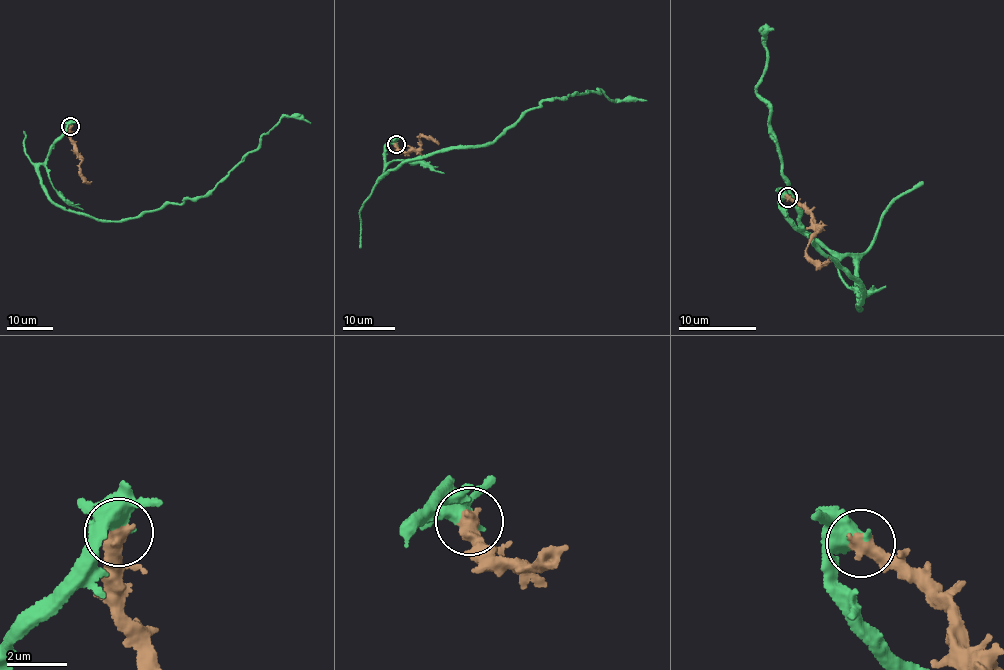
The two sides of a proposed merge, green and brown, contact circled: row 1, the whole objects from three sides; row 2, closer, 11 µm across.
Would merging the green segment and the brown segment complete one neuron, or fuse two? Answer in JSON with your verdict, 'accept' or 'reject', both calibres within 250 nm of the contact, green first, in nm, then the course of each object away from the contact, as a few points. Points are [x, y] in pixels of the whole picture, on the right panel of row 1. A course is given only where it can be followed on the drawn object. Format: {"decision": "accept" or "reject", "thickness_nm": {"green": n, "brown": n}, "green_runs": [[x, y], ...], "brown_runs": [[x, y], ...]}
{"decision": "accept", "thickness_nm": {"green": 500, "brown": 550}, "green_runs": [[787, 196], [797, 227], [856, 262], [859, 310], [866, 292], [801, 230], [756, 89], [773, 29]], "brown_runs": [[787, 197], [810, 215], [811, 228], [816, 233], [805, 255], [823, 262], [829, 257]]}

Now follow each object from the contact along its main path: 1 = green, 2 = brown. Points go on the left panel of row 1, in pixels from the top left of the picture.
1: (70, 125), (39, 166), (40, 184), (48, 197), (67, 210), (115, 221), (205, 196), (284, 116), (311, 123)
2: (70, 126), (68, 134), (80, 159), (79, 169), (87, 181), (91, 181)

